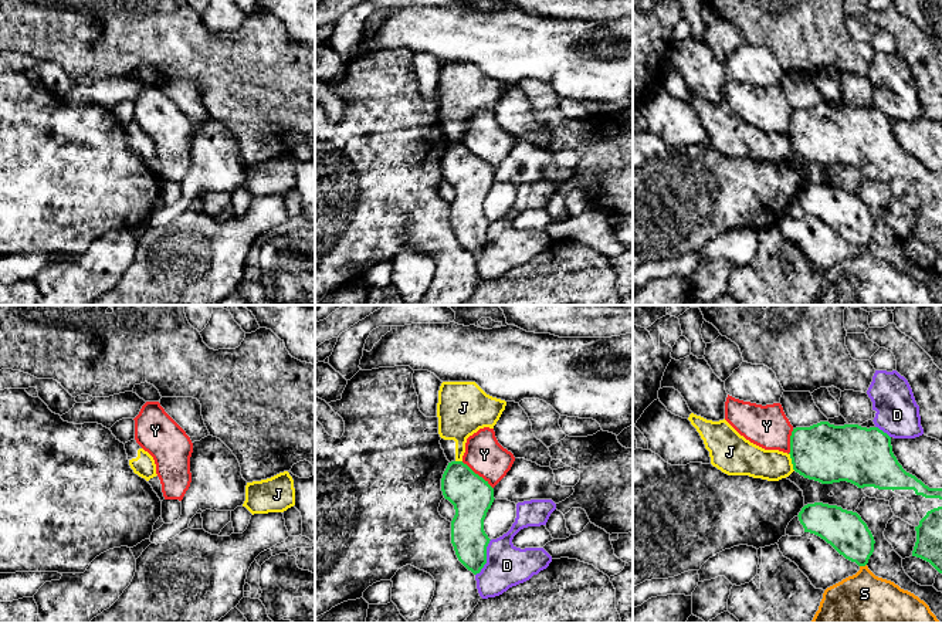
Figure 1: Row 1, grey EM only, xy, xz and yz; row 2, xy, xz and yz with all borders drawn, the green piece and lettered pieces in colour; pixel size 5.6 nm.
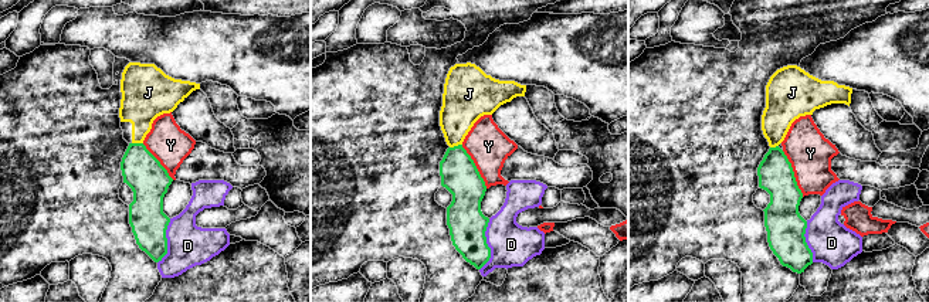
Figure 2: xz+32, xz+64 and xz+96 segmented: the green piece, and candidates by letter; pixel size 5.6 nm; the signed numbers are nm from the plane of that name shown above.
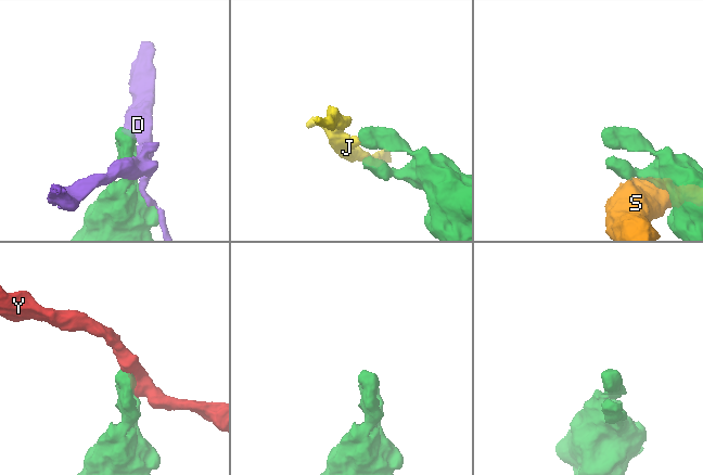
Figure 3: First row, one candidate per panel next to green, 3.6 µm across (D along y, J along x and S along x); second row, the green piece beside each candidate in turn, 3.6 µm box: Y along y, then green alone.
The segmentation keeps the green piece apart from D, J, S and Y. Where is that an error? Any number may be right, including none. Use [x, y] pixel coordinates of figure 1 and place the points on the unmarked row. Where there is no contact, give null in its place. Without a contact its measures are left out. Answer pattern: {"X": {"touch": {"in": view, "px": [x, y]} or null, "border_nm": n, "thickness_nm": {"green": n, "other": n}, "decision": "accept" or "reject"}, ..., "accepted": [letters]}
{"D": {"touch": {"in": "xz", "px": [485, 240]}, "border_nm": 220, "thickness_nm": {"green": 200, "other": 240}, "decision": "reject"}, "J": {"touch": {"in": "yz", "px": [792, 144]}, "border_nm": 110, "thickness_nm": {"green": 340, "other": 190}, "decision": "reject"}, "S": {"touch": {"in": "yz", "px": [863, 247]}, "border_nm": 40, "thickness_nm": {"green": 220, "other": 400}, "decision": "reject"}, "Y": {"touch": {"in": "xz", "px": [477, 156]}, "border_nm": 240, "thickness_nm": {"green": 240, "other": 220}, "decision": "reject"}, "accepted": []}

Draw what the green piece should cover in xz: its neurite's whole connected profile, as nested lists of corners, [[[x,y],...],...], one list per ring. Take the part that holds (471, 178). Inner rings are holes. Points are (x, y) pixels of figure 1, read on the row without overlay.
[[[462,143],[448,145],[441,173],[455,192],[451,203],[451,226],[458,243],[474,257],[487,246],[489,220],[484,202],[494,184],[494,170]]]

